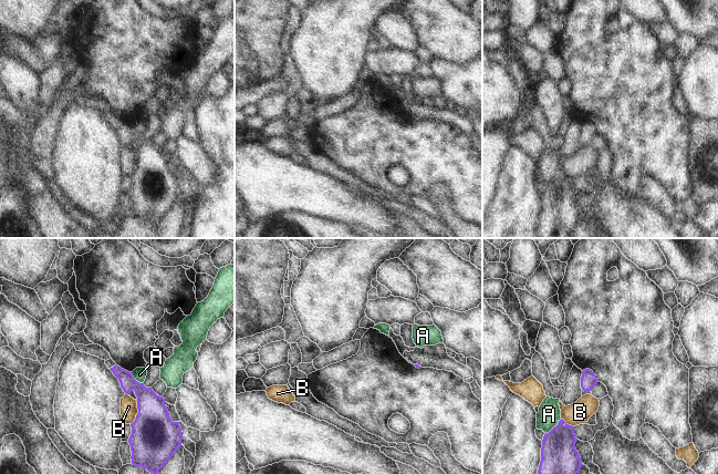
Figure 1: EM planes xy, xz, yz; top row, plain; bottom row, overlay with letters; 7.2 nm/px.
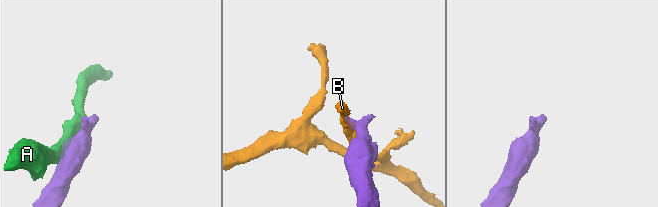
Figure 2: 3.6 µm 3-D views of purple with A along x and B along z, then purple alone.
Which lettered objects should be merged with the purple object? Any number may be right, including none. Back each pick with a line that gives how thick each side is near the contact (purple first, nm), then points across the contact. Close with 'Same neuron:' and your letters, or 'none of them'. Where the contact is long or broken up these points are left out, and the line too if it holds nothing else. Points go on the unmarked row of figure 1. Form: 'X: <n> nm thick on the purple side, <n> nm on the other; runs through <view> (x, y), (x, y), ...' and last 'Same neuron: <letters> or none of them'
Same neuron: none of them

